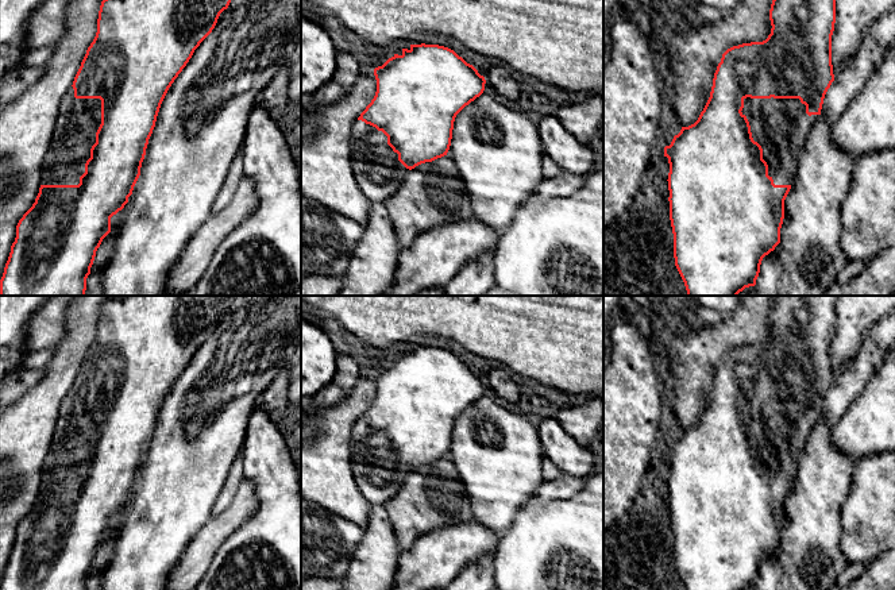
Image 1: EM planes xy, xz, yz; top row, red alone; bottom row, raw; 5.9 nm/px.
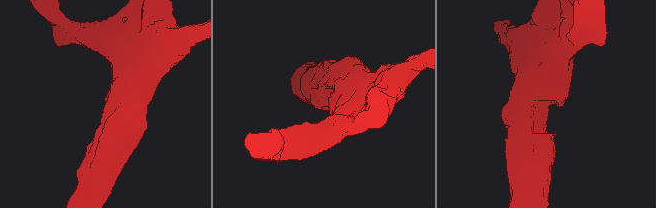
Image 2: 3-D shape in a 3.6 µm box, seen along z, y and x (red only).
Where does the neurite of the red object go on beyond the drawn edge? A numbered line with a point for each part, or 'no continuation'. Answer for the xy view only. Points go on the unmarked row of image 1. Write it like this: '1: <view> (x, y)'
1: xy (74, 436)

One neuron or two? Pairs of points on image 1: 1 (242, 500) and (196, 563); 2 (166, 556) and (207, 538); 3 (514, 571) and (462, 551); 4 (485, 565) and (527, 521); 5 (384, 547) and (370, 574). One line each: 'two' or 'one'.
1: one
2: two
3: two
4: two
5: one

